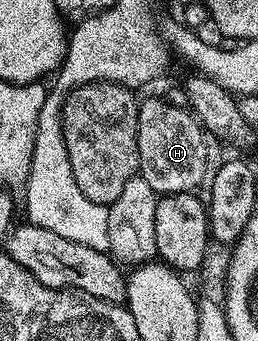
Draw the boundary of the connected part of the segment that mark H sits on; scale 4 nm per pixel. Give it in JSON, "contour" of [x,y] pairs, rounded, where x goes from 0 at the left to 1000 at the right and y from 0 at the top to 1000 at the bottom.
{"contour":[[[574,287],[539,302],[539,513],[612,575],[764,560],[814,499],[798,390],[733,320],[636,293]]]}

